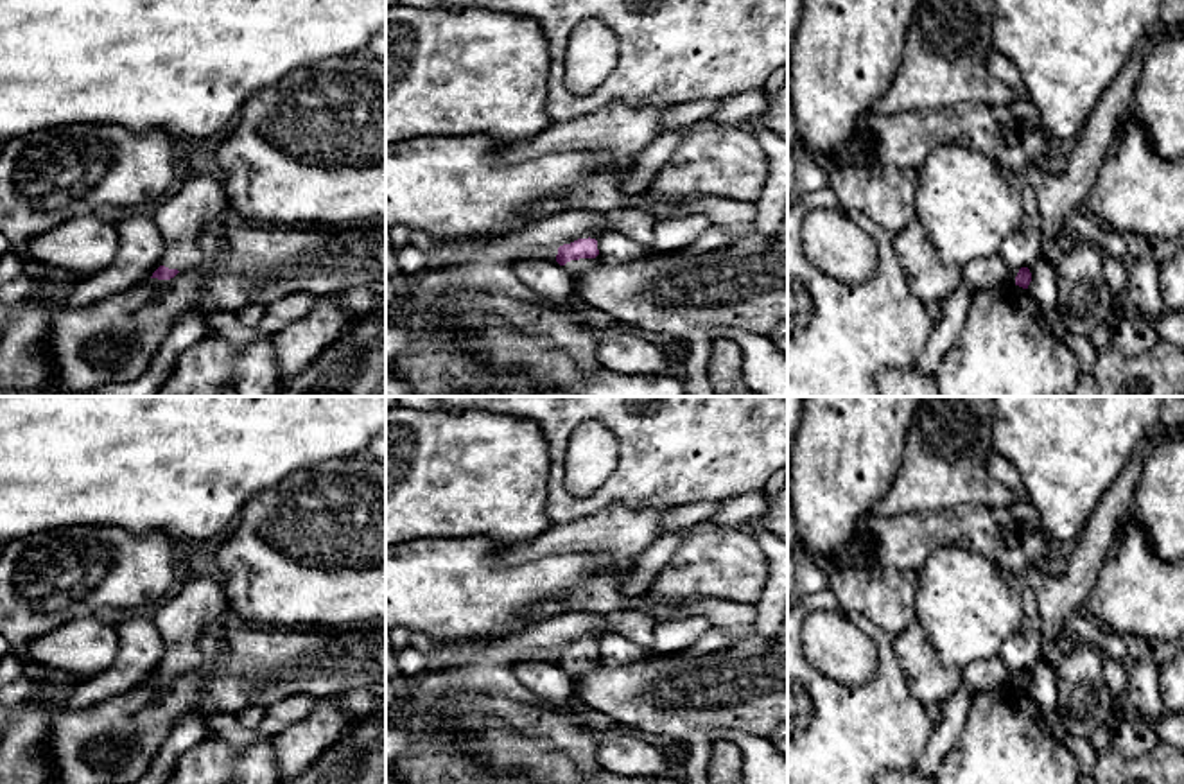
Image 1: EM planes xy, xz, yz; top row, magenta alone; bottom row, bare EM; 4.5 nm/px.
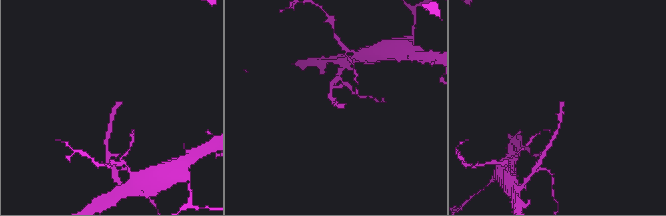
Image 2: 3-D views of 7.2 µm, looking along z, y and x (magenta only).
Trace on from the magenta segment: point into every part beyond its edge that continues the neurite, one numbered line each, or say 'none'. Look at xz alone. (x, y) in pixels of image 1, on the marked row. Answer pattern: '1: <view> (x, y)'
1: xz (574, 266)

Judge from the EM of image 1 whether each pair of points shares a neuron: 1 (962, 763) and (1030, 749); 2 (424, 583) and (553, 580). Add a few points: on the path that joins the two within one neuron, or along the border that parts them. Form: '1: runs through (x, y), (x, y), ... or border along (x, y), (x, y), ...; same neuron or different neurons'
1: runs through (978, 763), (1014, 763); same neuron
2: runs through (456, 585), (521, 585); same neuron

